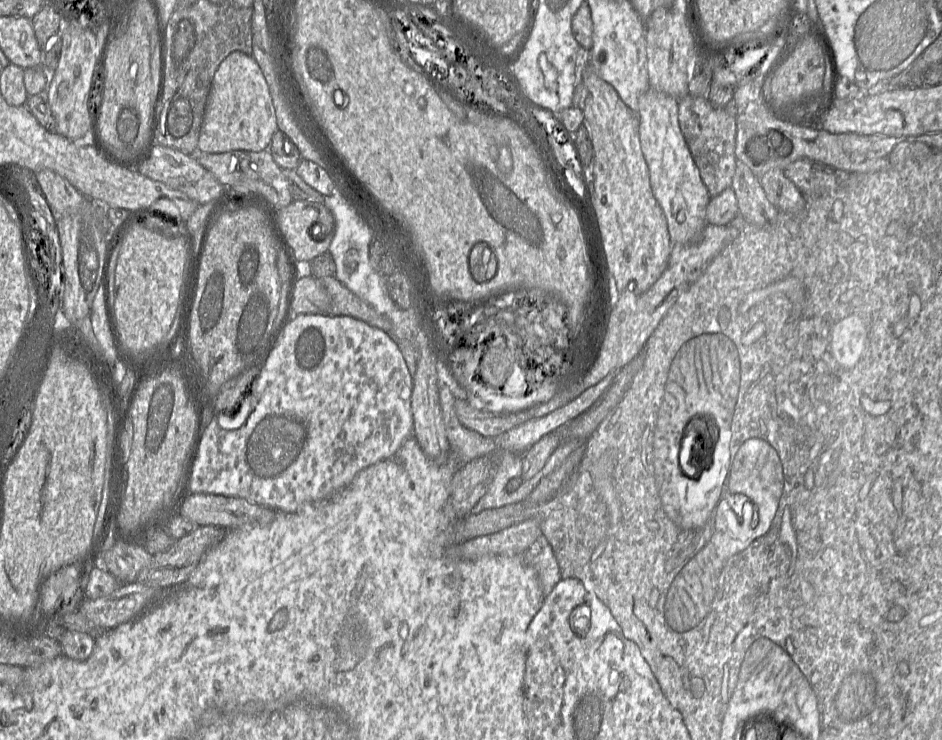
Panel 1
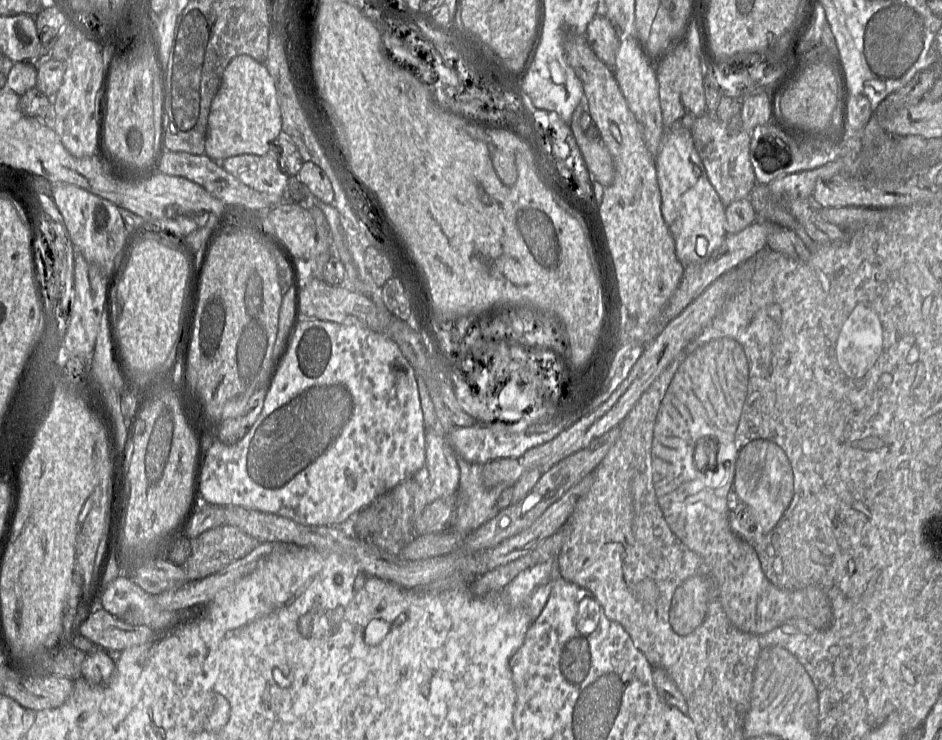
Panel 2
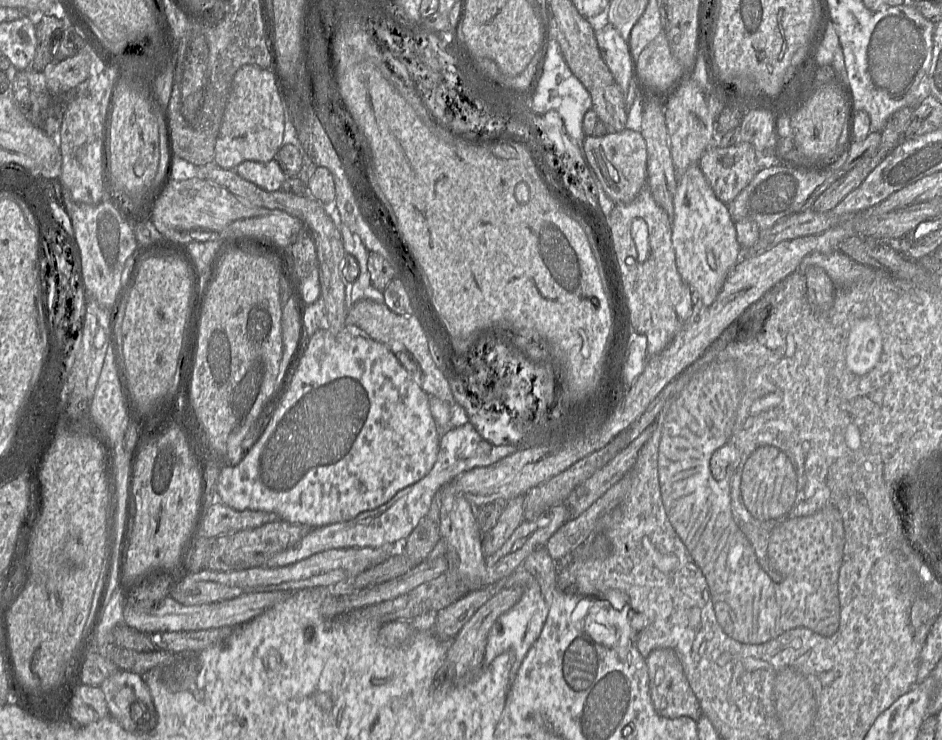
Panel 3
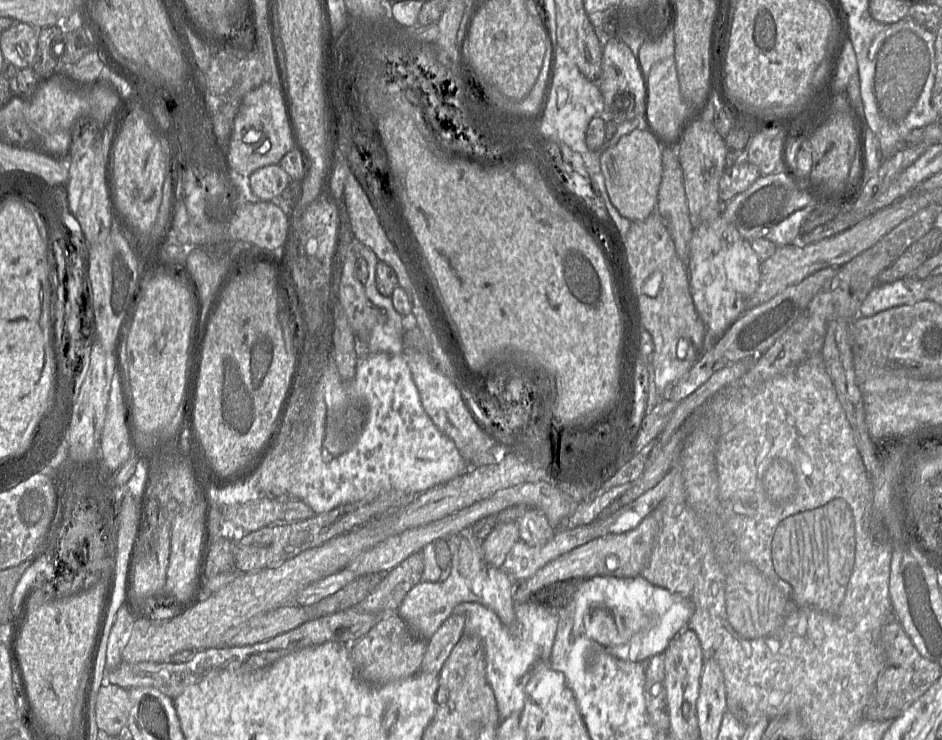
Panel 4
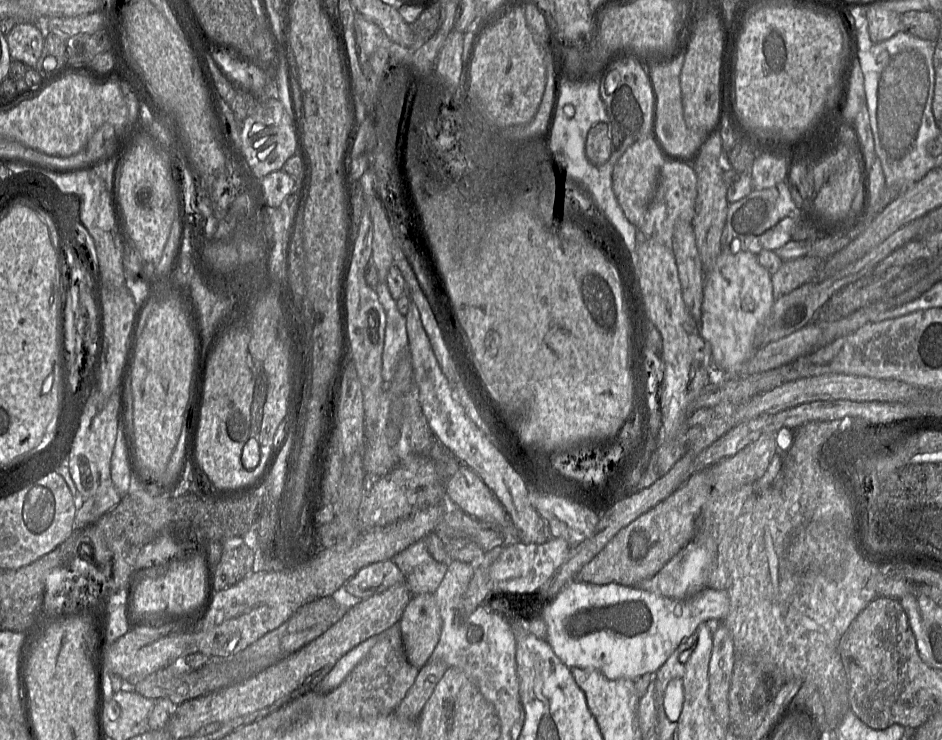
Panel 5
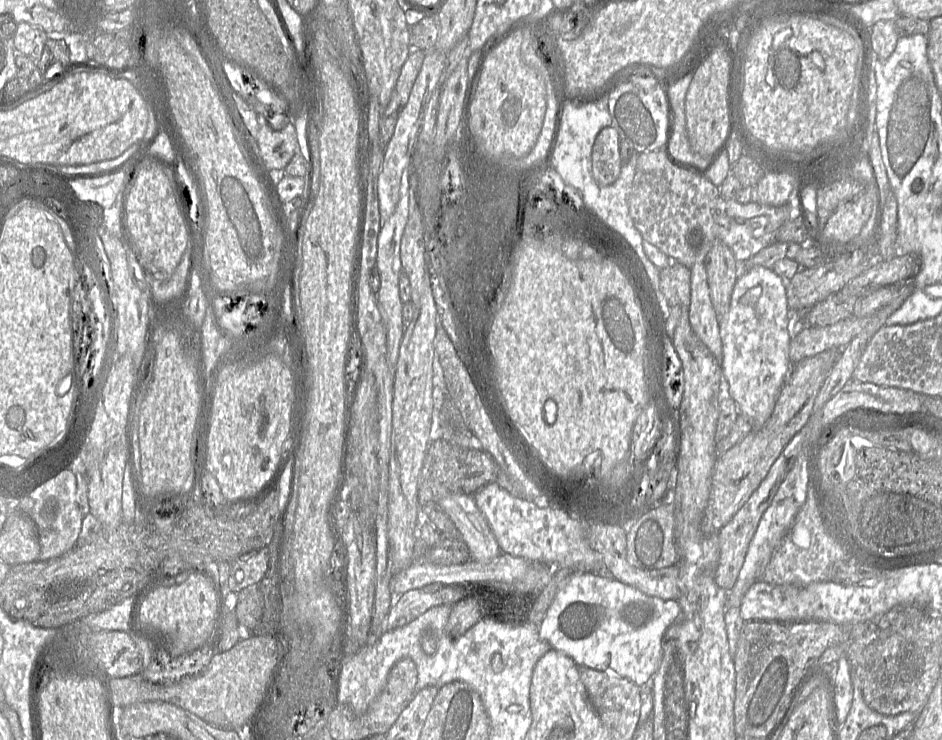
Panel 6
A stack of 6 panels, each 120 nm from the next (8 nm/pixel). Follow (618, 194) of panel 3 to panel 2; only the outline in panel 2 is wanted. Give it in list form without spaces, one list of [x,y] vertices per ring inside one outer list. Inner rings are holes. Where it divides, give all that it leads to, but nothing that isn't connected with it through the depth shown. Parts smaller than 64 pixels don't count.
[[[585,94],[572,114],[569,127],[586,166],[593,176],[593,180],[597,180],[602,186],[608,187],[612,184],[615,176],[614,162],[603,142],[594,142],[586,137],[580,125],[580,118],[584,112],[587,112],[587,99]]]

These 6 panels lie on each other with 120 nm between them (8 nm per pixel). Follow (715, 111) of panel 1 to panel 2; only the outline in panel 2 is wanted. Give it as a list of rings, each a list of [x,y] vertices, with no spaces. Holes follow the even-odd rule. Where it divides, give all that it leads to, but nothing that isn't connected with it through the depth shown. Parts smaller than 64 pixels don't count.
[[[706,113],[697,118],[690,127],[695,148],[708,179],[725,207],[736,200],[749,197],[757,183],[749,158],[750,133],[741,131],[738,134],[731,134],[726,124],[713,114]]]

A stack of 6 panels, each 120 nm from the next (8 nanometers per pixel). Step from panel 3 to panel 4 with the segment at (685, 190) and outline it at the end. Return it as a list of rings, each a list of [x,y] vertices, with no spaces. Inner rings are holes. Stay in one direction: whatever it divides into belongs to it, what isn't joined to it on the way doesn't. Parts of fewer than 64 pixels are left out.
[[[723,211],[721,213],[721,216],[717,217],[716,220],[704,222],[703,224],[693,229],[693,236],[690,242],[690,260],[688,264],[688,280],[690,293],[696,311],[703,321],[706,327],[706,331],[709,332],[711,335],[717,338],[721,337],[728,330],[728,328],[746,311],[747,300],[757,290],[760,283],[760,276],[760,260],[756,253],[753,251],[750,241],[743,238],[738,230],[723,217]]]

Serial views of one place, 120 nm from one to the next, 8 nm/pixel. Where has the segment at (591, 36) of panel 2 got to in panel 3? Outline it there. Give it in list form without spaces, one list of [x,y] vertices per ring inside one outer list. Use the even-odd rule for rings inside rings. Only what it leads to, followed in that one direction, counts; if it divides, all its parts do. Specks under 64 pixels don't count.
[[[610,22],[600,31],[595,31],[595,37],[604,62],[626,97],[632,79],[636,79],[634,63],[628,43],[624,41],[618,30]]]

